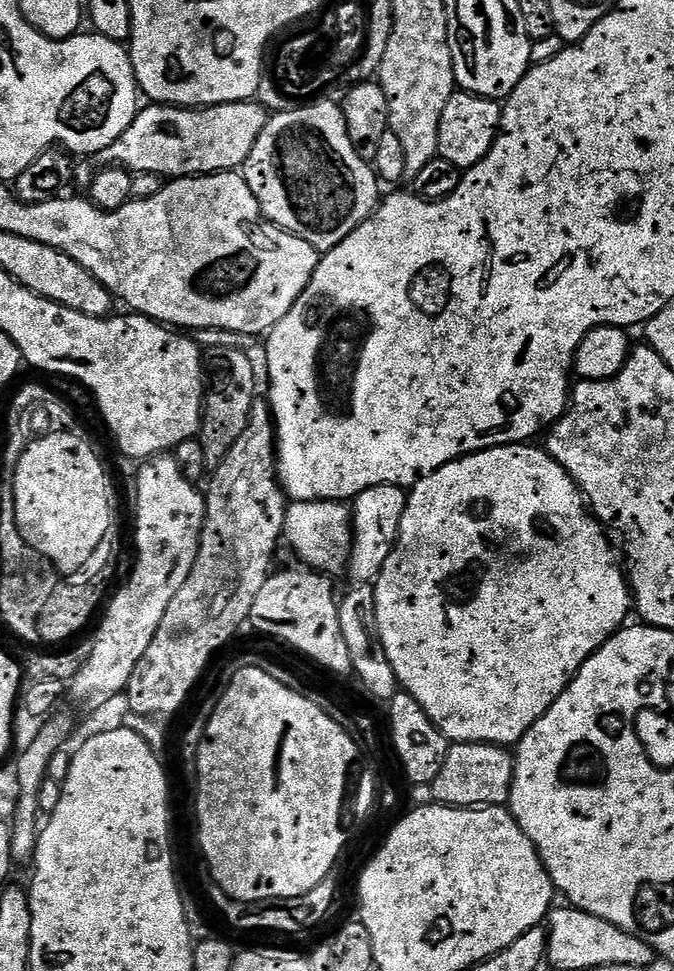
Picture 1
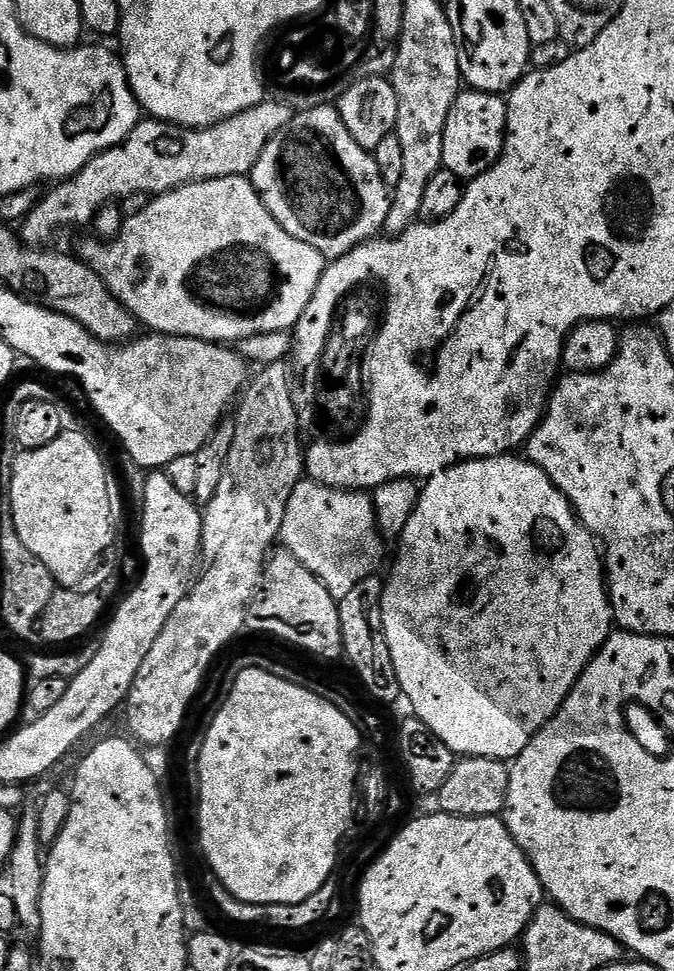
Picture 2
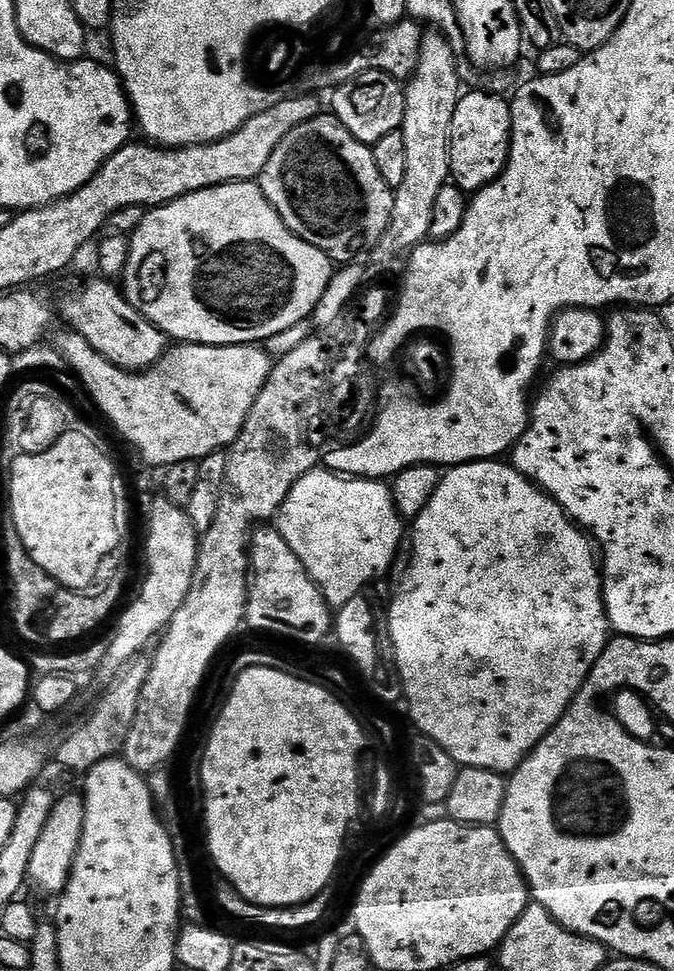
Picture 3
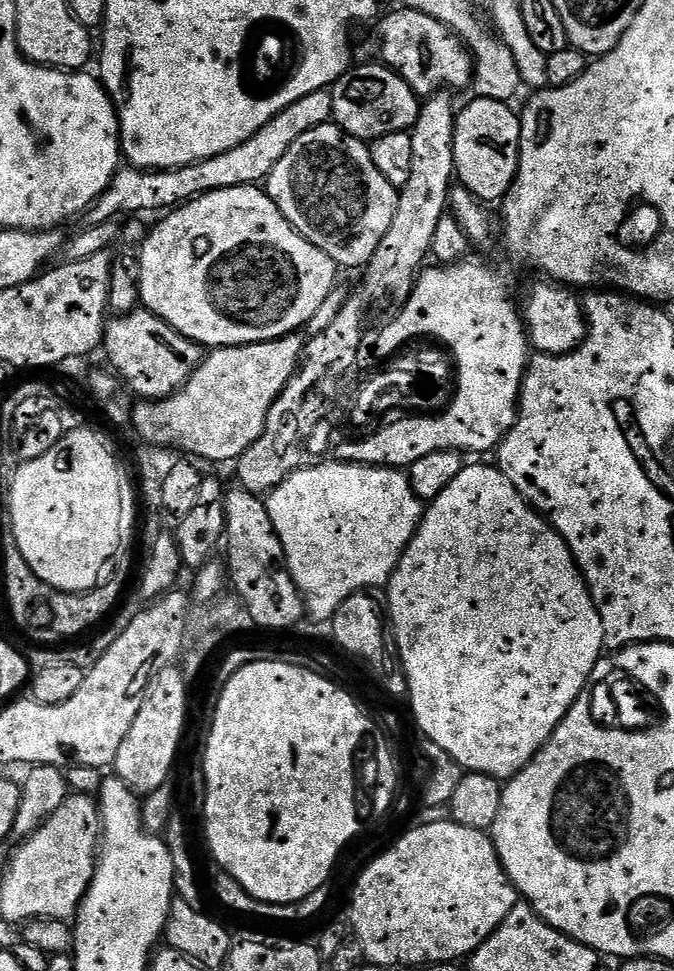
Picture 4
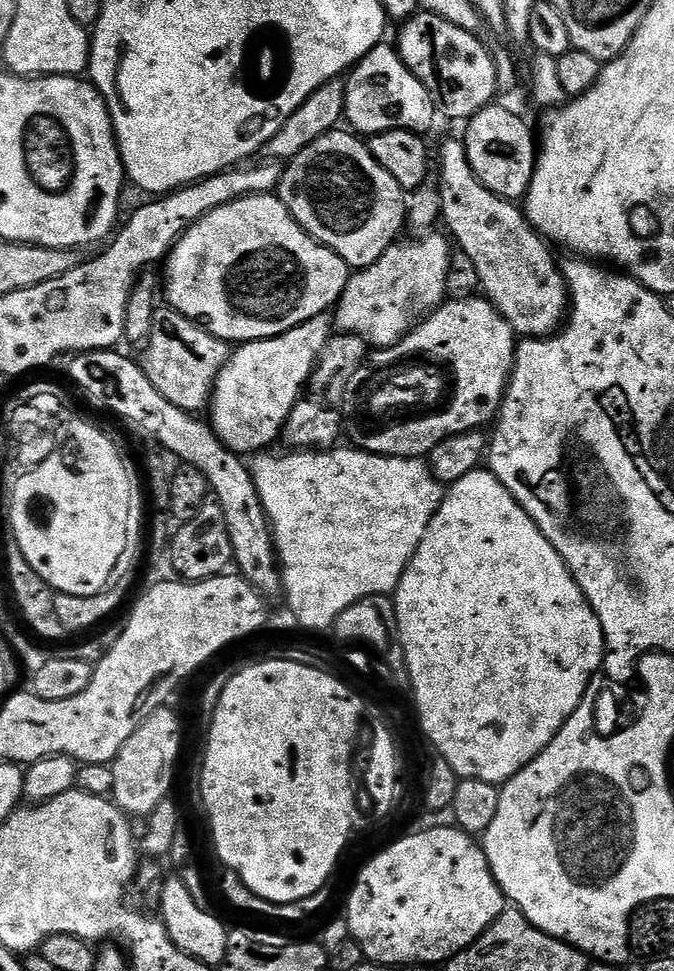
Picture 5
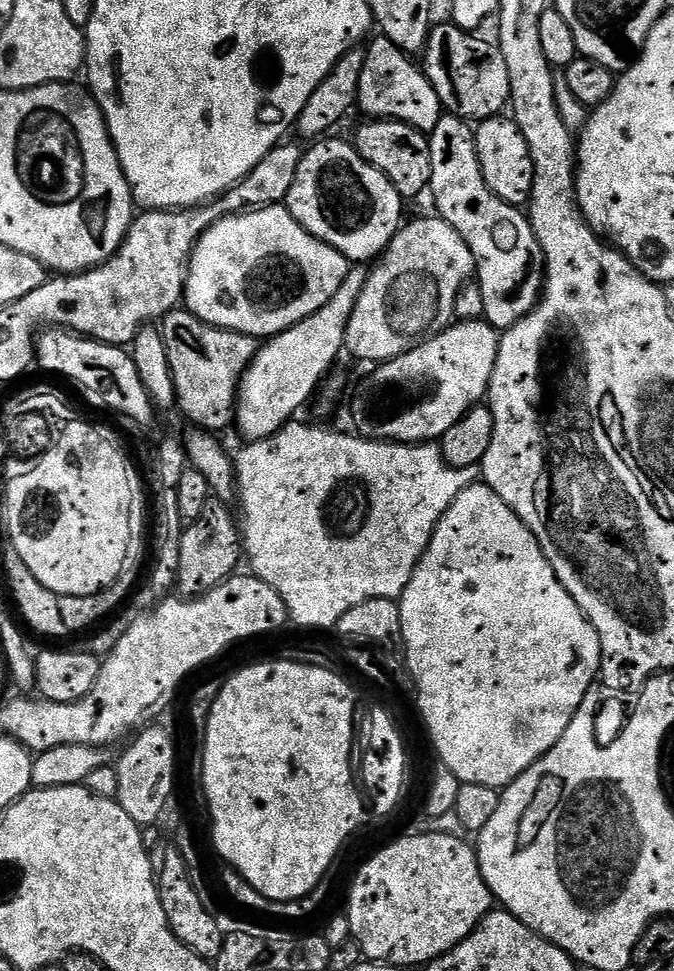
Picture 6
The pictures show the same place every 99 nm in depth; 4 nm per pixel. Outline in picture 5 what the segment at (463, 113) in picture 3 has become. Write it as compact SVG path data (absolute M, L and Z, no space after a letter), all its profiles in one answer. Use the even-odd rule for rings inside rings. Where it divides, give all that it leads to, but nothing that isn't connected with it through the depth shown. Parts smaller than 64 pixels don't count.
M500 102L488 104L478 114L474 114L463 125L466 158L474 170L476 180L486 186L495 196L513 202L523 201L528 193L532 175L536 169L538 140L534 128L527 124L516 112L503 108Z

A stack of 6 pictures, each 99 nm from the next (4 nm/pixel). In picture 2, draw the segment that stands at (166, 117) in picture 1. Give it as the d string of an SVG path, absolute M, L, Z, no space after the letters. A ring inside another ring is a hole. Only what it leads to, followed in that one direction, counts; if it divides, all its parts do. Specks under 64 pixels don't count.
M266 98L258 106L208 128L183 128L164 120L141 119L122 143L100 152L78 174L59 181L41 195L34 210L22 221L22 239L33 246L51 245L59 232L67 228L87 229L102 206L123 202L130 194L155 198L203 180L248 176L258 158L262 158L270 138L282 131L293 115L291 103Z

